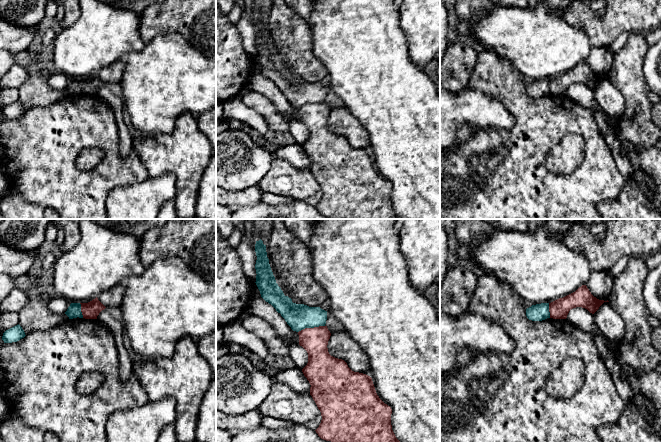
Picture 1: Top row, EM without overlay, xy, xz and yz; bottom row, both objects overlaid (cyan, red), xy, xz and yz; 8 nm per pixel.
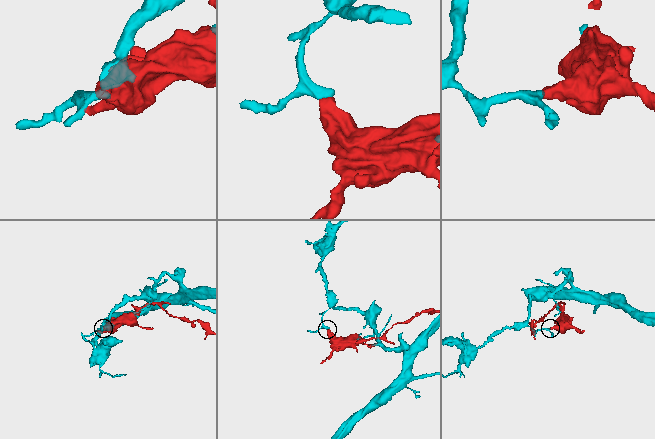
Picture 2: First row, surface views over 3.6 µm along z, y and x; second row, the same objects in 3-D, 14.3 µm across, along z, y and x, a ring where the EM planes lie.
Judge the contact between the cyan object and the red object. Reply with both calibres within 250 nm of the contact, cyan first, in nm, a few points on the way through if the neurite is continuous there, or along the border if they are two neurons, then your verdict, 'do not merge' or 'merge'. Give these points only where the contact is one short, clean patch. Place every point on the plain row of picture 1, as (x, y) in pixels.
200/200 nm | do not merge

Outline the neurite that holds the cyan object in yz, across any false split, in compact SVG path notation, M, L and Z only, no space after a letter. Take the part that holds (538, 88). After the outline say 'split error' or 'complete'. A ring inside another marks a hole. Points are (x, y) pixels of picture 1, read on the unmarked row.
M549 79L532 81L526 85L526 92L532 97L542 97L550 94Z; complete

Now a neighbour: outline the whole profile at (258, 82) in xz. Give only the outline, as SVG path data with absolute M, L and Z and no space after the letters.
M255 59L254 66L250 74L247 85L251 90L254 90L267 98L269 98L281 114L287 119L289 123L289 132L295 139L296 143L303 145L308 139L308 129L300 122L295 120L292 111L293 106L287 100L285 95L281 92L276 85L266 78L260 70L260 67Z

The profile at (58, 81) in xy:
M61 73L51 74L50 76L47 77L49 85L55 90L59 91L64 90L67 87L70 80L71 80L70 78Z

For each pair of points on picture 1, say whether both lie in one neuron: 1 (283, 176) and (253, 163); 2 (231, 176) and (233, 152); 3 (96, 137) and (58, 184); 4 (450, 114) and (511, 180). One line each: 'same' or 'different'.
1: different
2: same
3: same
4: different

